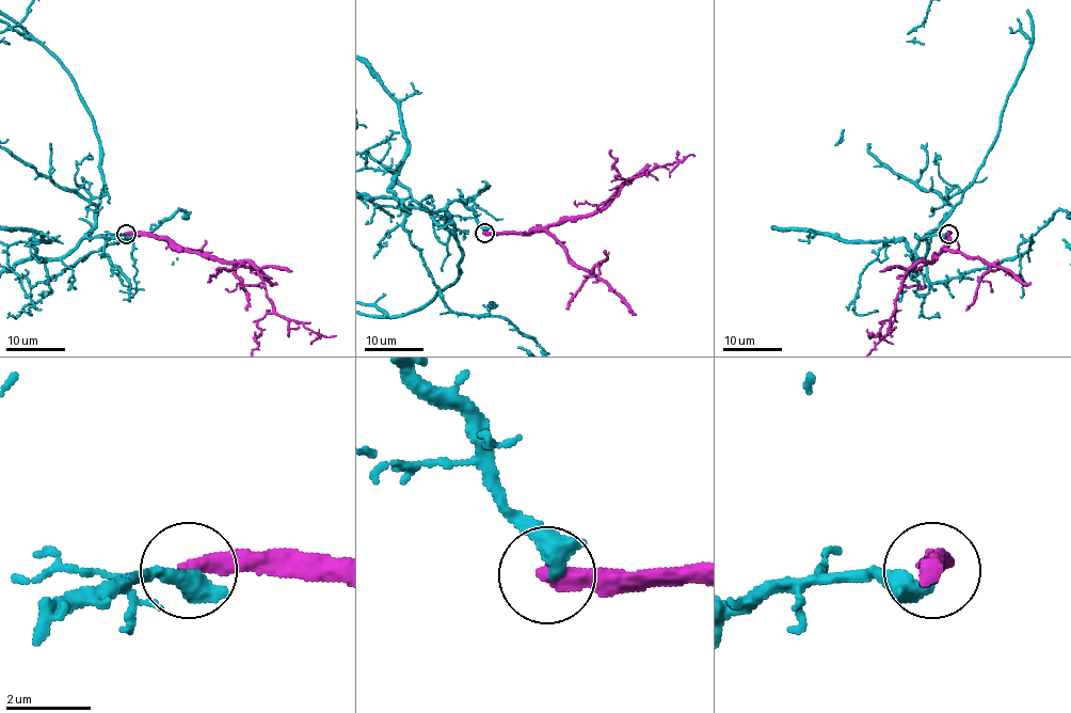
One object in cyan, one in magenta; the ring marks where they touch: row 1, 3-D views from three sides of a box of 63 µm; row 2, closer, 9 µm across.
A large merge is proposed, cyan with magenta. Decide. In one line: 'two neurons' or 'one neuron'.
two neurons

